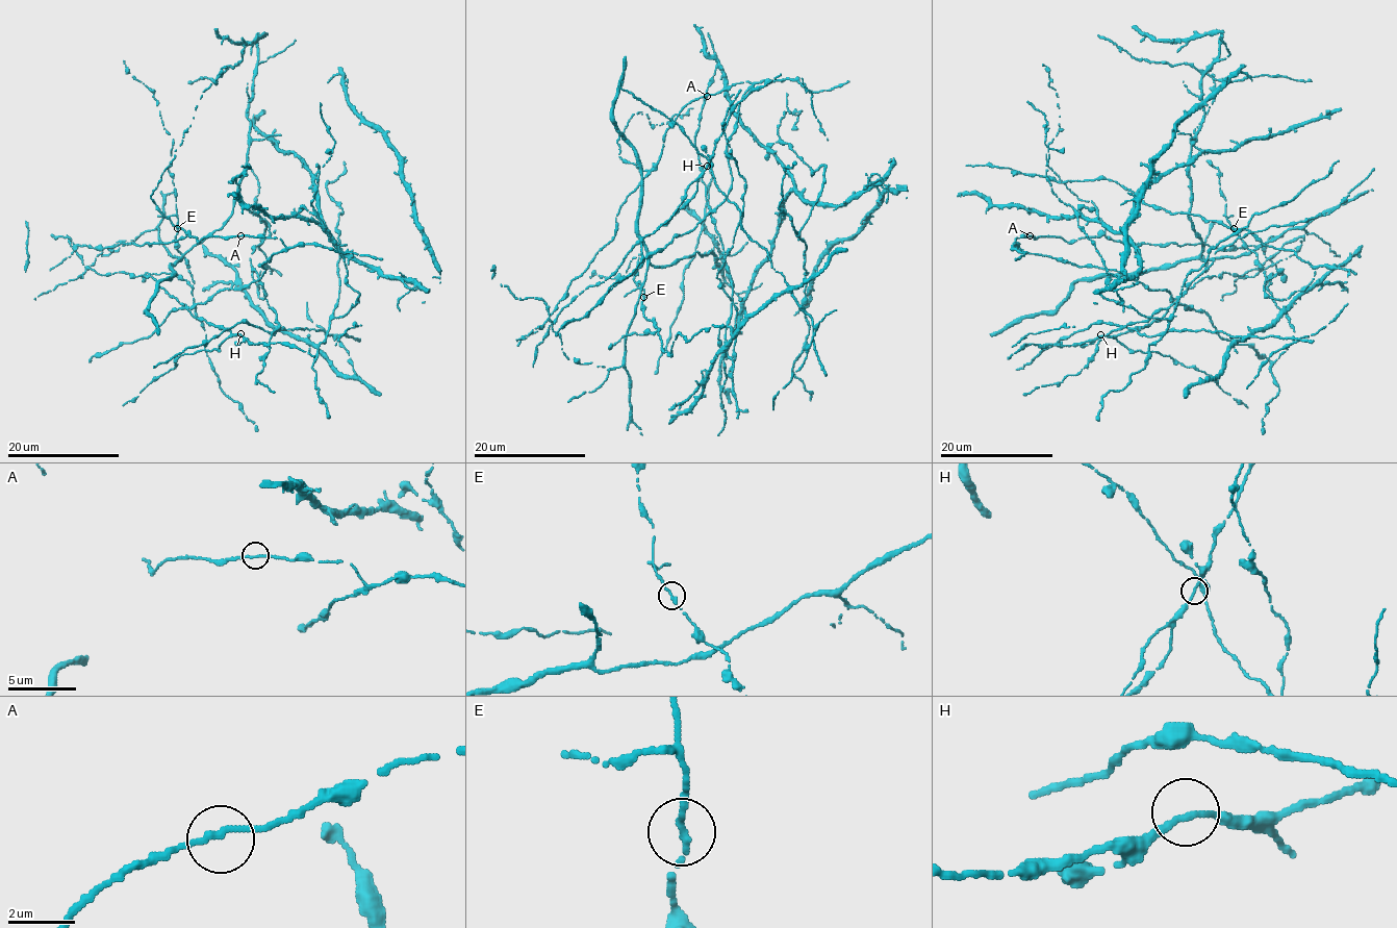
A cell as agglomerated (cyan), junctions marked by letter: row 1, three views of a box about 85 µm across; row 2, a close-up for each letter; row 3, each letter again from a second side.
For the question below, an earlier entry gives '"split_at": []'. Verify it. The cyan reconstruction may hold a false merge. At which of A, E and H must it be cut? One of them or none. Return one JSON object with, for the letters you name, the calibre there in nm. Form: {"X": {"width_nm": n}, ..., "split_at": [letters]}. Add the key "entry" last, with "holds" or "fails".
{"split_at": [], "entry": "holds"}

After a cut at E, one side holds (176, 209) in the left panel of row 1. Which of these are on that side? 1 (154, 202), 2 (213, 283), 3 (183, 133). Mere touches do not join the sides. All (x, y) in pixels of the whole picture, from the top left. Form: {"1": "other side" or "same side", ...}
{"1": "other side", "2": "other side", "3": "other side"}

